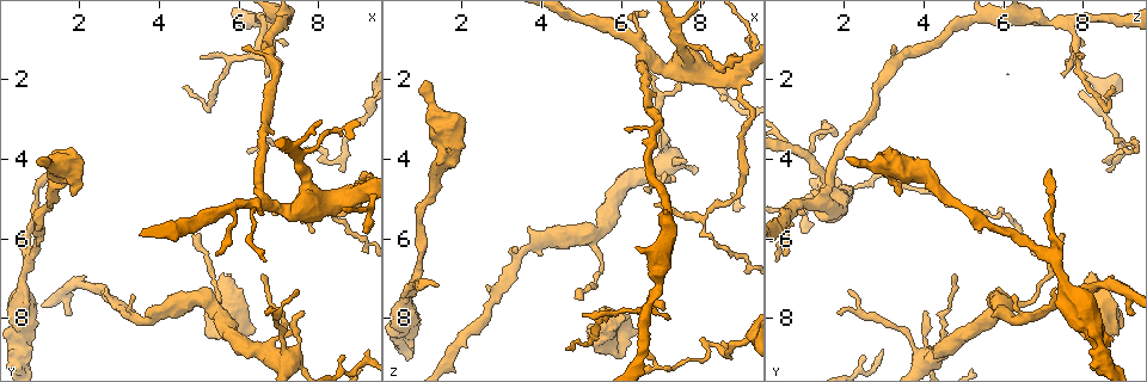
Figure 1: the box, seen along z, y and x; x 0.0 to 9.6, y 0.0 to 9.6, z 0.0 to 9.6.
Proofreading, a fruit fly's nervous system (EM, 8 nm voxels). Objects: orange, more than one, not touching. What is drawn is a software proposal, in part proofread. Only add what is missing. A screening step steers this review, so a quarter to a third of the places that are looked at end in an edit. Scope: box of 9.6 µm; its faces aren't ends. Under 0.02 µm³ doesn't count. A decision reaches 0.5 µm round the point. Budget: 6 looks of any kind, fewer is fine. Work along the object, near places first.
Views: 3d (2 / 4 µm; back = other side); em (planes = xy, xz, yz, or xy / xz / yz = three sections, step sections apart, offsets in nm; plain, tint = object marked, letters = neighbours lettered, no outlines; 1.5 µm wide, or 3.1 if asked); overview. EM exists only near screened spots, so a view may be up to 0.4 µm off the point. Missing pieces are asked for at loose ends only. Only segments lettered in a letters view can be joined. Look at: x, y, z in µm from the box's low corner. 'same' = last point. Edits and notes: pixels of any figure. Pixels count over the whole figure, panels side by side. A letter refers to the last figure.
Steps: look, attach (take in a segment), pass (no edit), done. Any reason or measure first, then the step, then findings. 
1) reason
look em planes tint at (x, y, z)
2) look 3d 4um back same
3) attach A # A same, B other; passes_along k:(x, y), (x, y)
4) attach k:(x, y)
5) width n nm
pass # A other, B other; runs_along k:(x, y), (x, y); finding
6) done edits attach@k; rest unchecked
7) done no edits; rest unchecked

tapers out
look em planes plain at (1.40, 4.30, 7.15)

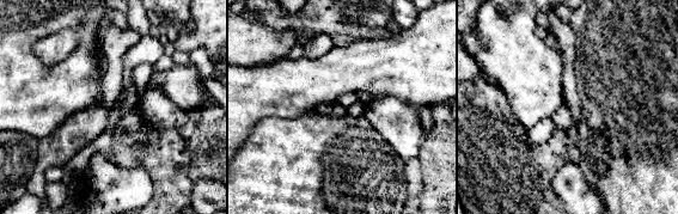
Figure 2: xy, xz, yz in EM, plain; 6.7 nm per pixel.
look em planes letters same

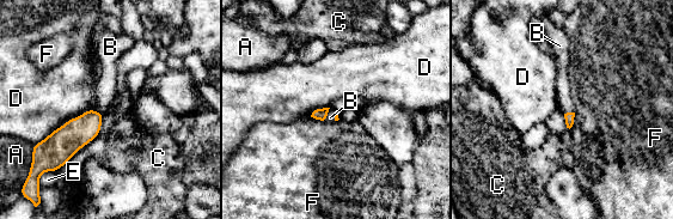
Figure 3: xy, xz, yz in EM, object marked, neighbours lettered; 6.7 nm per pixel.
attach B # A other, B same, C other, D other, E other, F other; passes_along 3:(319, 114), (326, 114), (330, 117); the cell continues

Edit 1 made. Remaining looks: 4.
redraw
look overview

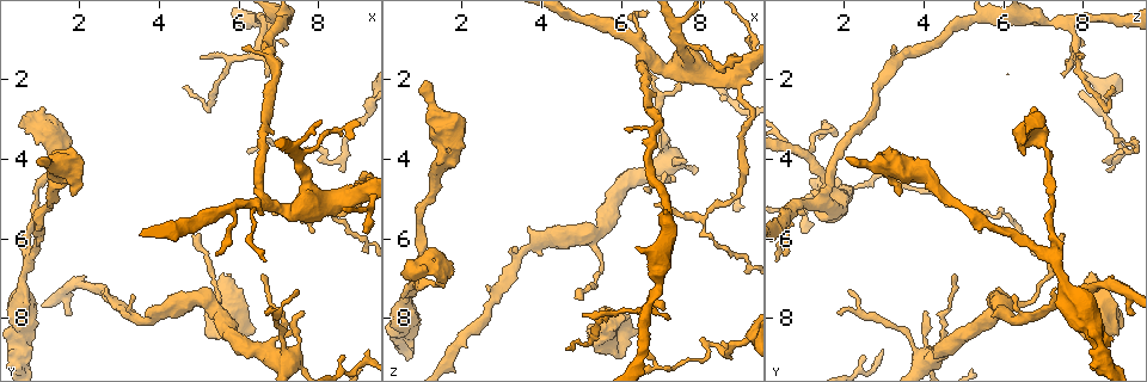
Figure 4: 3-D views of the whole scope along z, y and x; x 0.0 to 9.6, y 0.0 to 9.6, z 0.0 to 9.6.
free end
look 3d 2um back at (4.65, 2.20, 8.80)

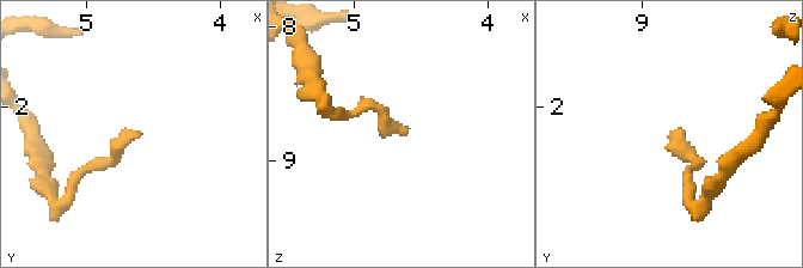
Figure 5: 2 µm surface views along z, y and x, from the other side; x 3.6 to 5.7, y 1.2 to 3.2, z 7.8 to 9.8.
now the EM
look em xy step 8 tint at (4.64, 2.22, 8.82)

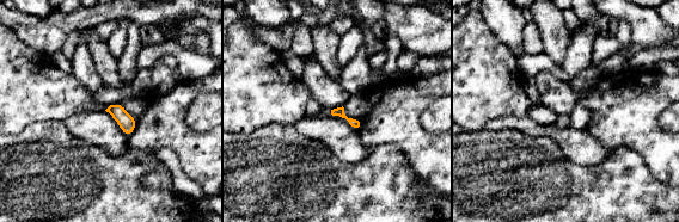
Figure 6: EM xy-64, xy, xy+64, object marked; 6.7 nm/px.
look em planes letters same

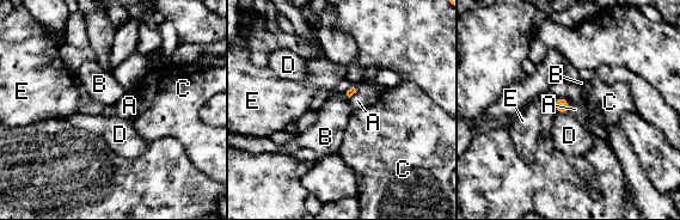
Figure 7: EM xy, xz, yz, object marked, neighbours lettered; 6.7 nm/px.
pass # A other, B other, C other, D other, E other; border 7:(556, 96), (562, 96), (567, 99); none of them fits

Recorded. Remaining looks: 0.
done edits attach@3; rest unchecked

